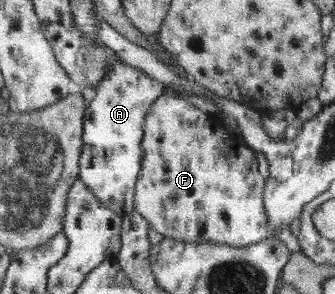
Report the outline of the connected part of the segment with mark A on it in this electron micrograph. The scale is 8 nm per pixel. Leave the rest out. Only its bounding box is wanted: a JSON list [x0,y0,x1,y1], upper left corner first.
[80,60,166,215]

